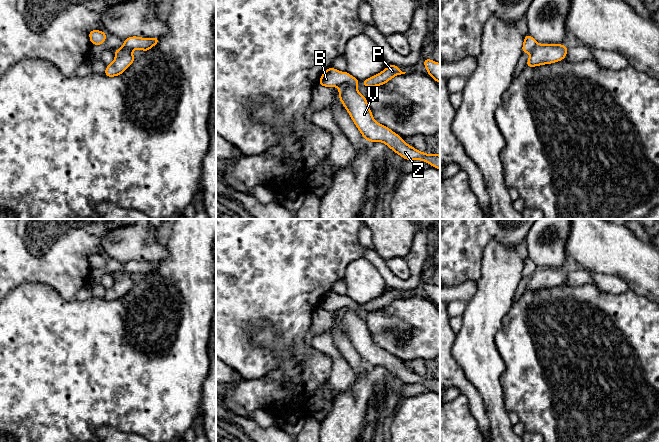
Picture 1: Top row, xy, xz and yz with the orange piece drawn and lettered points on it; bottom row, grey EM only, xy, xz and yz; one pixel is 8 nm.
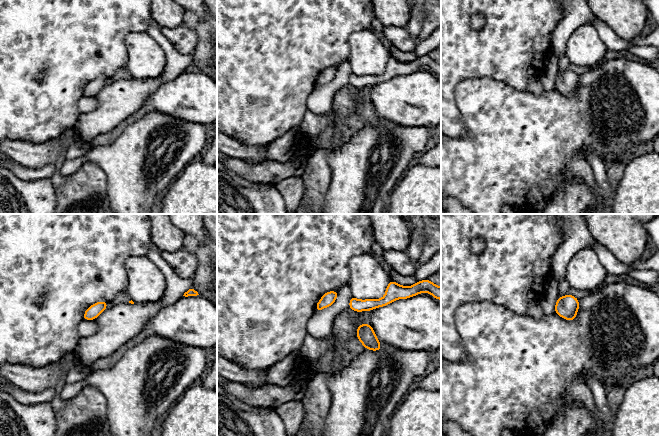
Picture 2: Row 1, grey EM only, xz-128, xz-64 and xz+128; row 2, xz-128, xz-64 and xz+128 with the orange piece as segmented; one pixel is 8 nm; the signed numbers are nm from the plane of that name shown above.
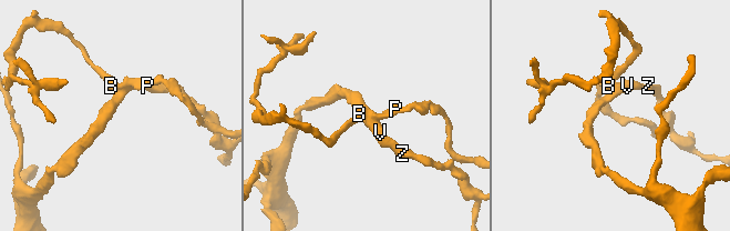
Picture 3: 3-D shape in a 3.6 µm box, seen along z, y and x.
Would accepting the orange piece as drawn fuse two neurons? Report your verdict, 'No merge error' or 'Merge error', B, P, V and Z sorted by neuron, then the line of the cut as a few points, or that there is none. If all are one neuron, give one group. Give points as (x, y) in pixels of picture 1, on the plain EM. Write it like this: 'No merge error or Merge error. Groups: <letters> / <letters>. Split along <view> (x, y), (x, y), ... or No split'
Merge error. Groups: B P / V Z. Split along xz (355, 310), (342, 309), (339, 312)

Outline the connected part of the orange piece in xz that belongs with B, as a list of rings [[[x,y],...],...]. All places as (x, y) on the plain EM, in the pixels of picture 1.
[[[333,291],[325,294],[319,305],[319,310],[324,310],[324,311],[333,310],[340,312],[343,309],[350,309],[353,311],[357,311],[358,308],[359,304],[354,302],[347,295],[340,296]]]

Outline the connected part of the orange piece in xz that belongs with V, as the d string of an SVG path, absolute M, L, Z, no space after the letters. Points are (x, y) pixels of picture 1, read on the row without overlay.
M343 309L338 319L364 364L383 366L405 384L421 384L440 394L440 379L420 376L388 351L376 346L365 320L356 311Z

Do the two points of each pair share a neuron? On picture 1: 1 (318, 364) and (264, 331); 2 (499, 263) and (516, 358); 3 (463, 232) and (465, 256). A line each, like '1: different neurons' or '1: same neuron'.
1: same neuron
2: different neurons
3: same neuron

